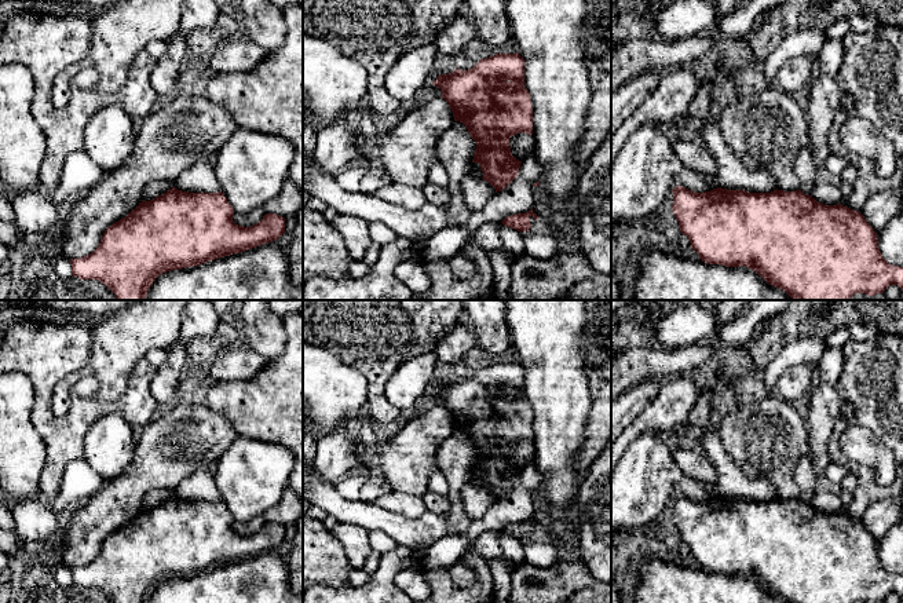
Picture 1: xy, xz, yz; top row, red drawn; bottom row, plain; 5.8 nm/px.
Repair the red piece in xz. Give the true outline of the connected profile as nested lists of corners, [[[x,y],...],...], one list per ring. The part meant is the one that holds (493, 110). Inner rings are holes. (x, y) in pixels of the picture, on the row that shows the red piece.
[[[496,54],[468,69],[460,70],[458,66],[450,74],[439,74],[432,81],[442,91],[442,96],[453,112],[454,121],[463,123],[472,139],[476,142],[476,149],[472,162],[478,162],[483,172],[483,180],[489,182],[496,193],[504,190],[519,173],[522,161],[516,160],[509,147],[509,139],[520,132],[533,135],[533,107],[530,94],[524,87],[524,59],[516,54]]]

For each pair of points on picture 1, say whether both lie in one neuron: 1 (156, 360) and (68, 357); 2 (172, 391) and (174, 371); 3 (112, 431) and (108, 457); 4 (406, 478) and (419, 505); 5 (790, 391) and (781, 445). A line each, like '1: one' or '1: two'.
1: two
2: one
3: one
4: two
5: two

